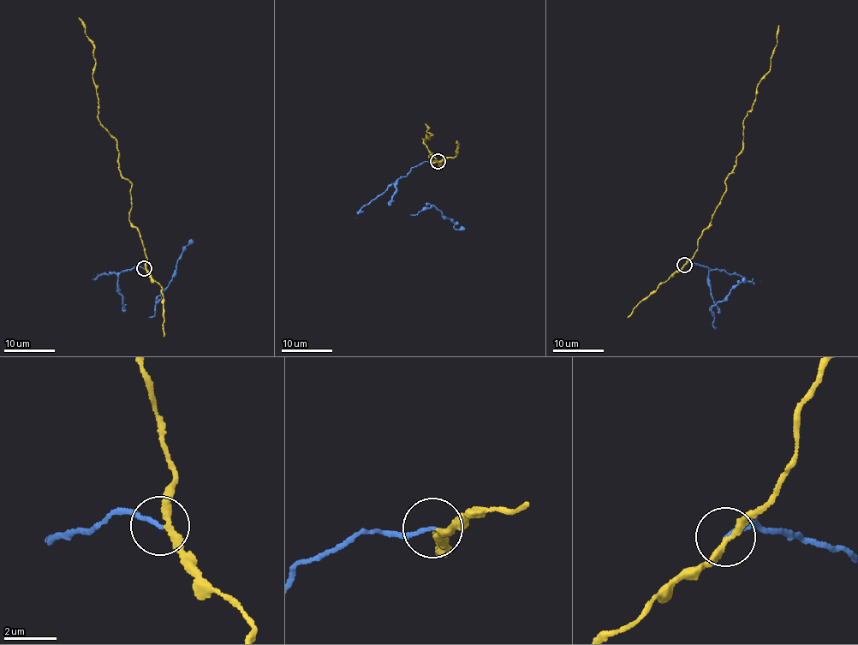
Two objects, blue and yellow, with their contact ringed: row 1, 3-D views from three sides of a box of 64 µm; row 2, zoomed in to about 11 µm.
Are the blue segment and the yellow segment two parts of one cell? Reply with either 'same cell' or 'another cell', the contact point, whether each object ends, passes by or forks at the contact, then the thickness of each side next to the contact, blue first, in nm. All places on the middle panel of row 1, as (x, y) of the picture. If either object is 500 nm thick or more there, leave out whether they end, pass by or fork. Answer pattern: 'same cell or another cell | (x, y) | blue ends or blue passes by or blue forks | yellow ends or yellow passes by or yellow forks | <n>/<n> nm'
another cell | (437, 161) | blue ends | yellow passes by | 150/240 nm

